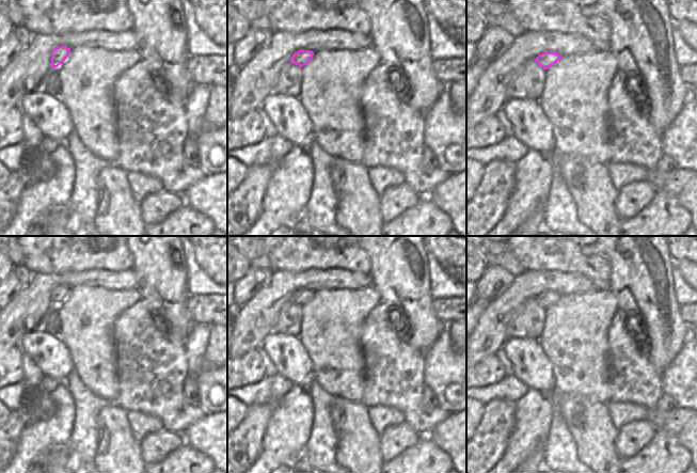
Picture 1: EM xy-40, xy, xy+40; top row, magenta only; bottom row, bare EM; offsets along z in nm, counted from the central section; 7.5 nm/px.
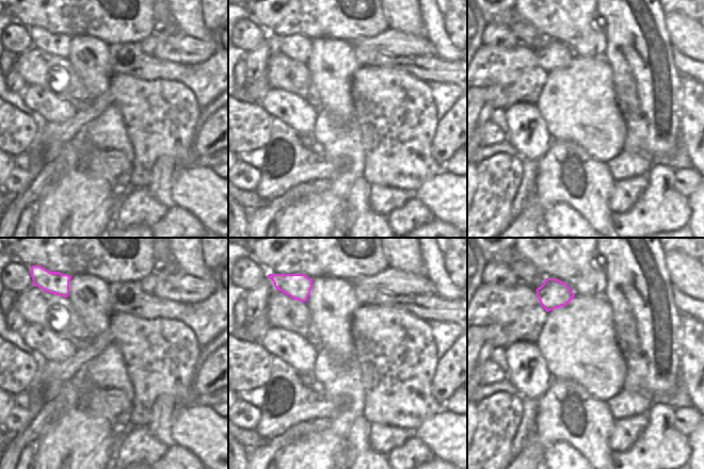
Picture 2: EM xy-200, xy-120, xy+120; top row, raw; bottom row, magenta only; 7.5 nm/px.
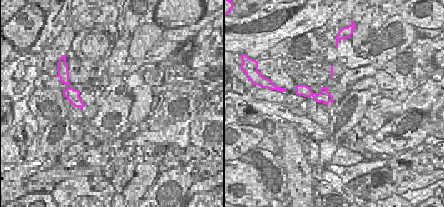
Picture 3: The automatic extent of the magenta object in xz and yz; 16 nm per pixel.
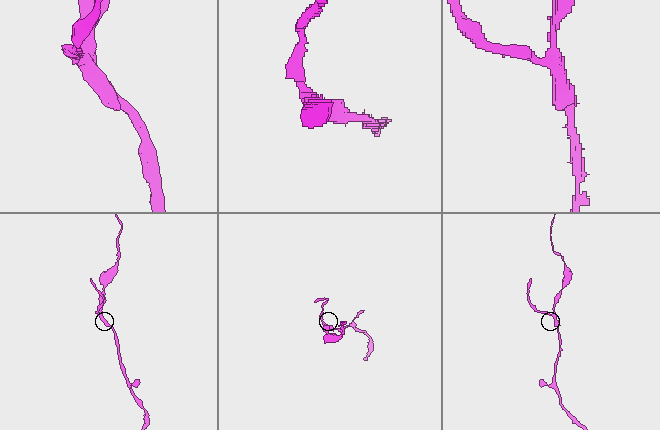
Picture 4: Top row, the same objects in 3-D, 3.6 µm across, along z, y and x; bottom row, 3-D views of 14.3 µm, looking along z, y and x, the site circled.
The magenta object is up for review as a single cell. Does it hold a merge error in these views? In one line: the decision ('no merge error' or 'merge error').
merge error

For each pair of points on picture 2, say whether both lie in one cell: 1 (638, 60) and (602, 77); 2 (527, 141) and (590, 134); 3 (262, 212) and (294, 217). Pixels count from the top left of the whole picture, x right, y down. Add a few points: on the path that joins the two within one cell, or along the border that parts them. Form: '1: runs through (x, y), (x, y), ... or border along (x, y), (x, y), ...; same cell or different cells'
1: border along (603, 58), (612, 75), (612, 89), (616, 97); different cells
2: border along (541, 115), (552, 139); different cells
3: border along (289, 204), (276, 215), (273, 222); different cells

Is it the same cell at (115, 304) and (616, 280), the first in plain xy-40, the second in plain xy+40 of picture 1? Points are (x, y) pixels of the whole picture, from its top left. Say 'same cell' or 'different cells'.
different cells

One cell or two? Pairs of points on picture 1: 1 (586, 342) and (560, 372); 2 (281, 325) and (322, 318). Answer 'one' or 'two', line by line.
1: one
2: two

